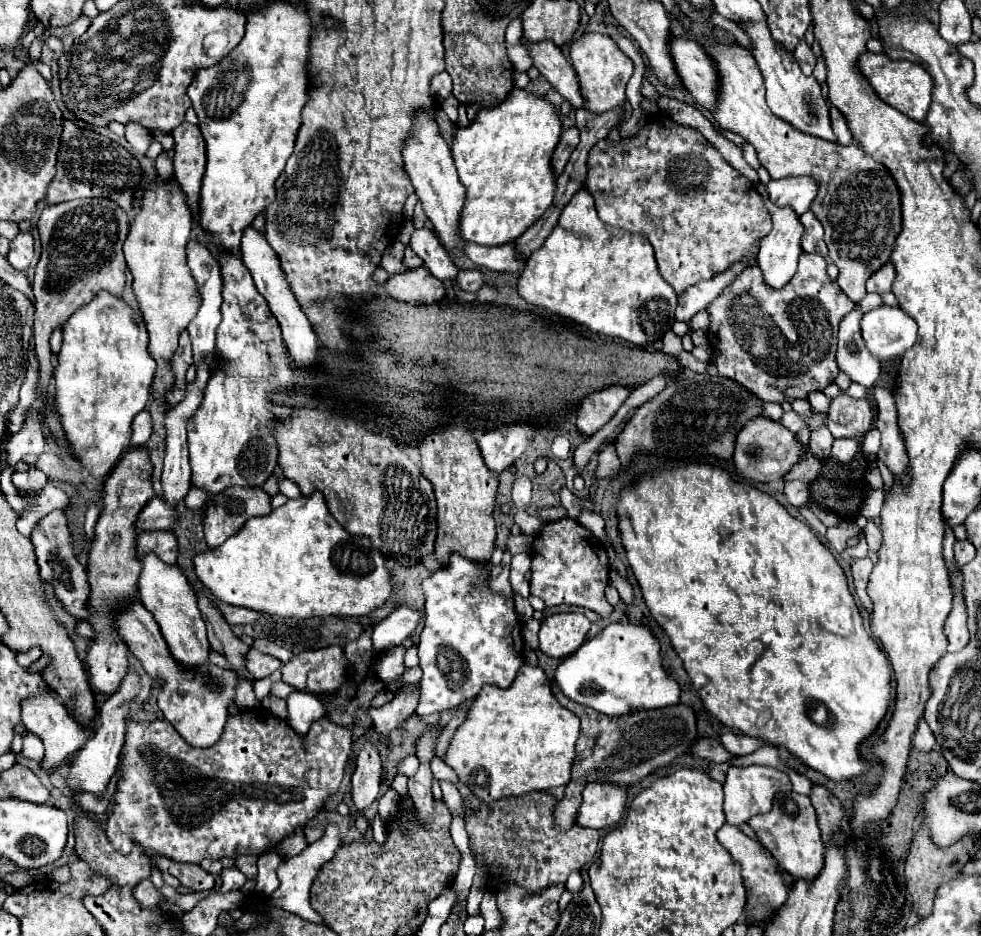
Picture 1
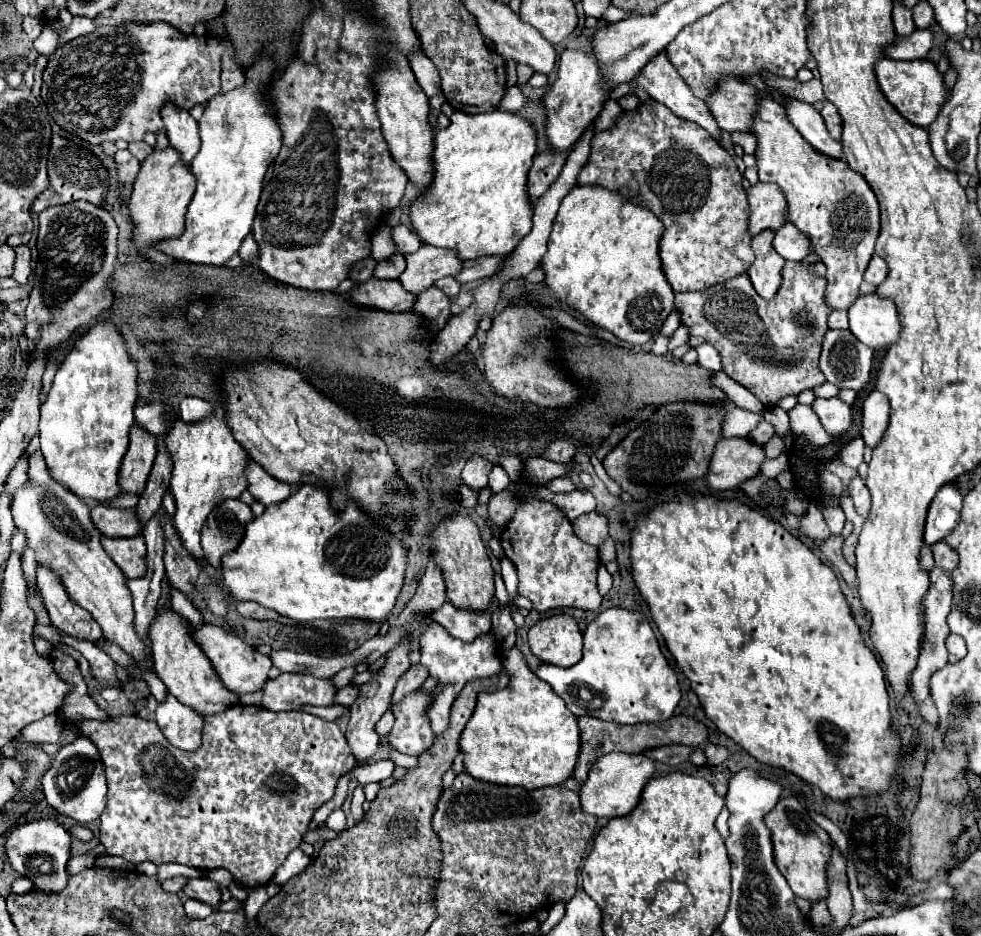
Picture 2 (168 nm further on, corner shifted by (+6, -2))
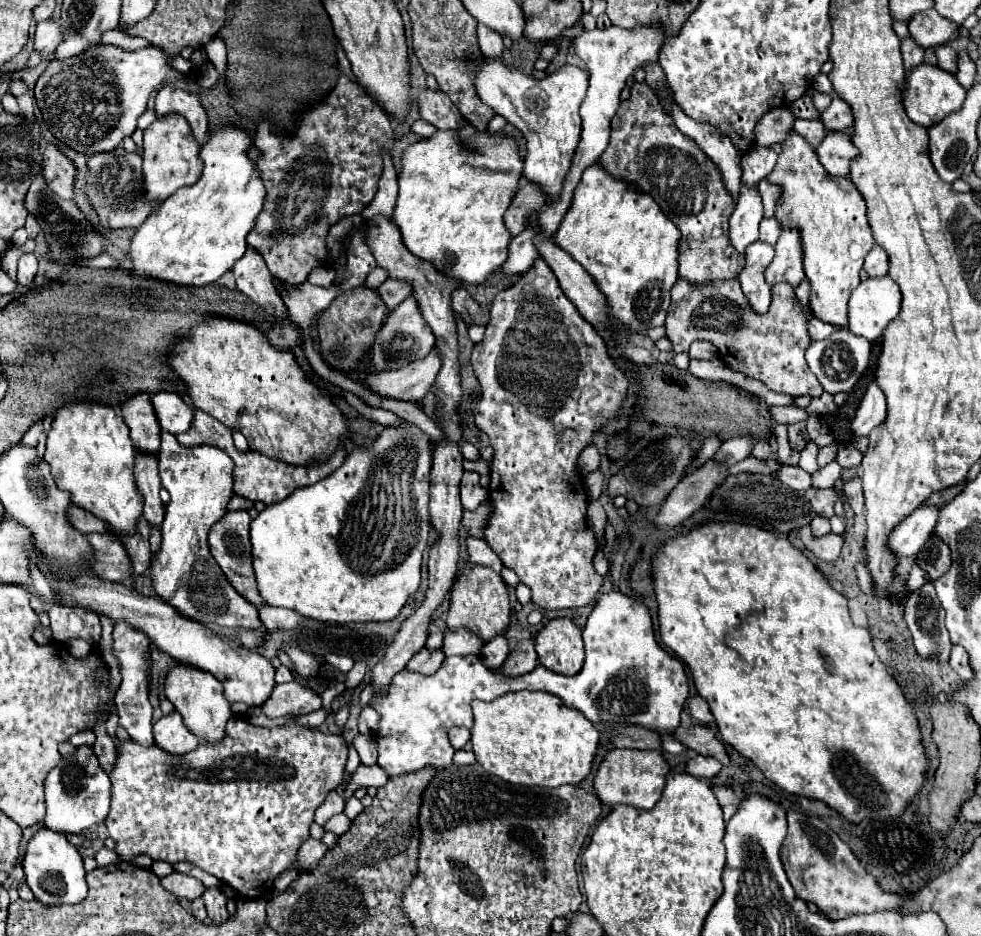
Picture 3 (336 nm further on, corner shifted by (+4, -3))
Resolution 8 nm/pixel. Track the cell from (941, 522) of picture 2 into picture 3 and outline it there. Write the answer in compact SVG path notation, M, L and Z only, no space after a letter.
M930 505L918 507L890 533L888 547L898 557L914 559L918 555L918 551L924 547L924 543L934 537L934 527L938 523L938 515L940 515L938 507L930 507Z

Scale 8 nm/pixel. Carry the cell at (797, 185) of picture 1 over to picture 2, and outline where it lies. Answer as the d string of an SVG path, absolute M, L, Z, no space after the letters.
M762 184L746 188L748 198L748 234L756 236L764 230L778 230L784 222L784 196L780 194L778 186Z

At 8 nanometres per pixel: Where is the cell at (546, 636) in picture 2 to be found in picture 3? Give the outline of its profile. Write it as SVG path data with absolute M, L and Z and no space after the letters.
M552 619L536 635L536 653L550 671L576 675L584 665L582 631L570 619Z

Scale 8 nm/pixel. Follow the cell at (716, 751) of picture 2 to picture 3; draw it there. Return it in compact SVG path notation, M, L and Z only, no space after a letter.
M696 755L686 763L686 771L698 779L712 779L714 775L718 775L720 769L722 765L710 755Z

